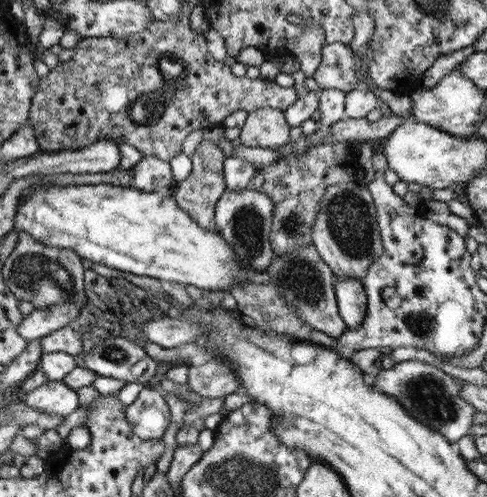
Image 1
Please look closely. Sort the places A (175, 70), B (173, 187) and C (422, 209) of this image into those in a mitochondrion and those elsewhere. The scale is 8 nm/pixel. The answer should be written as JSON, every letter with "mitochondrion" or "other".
{"A":"mitochondrion","B":"other","C":"other"}

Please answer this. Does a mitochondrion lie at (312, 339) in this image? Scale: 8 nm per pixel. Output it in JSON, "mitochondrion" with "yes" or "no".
{"mitochondrion":"no"}

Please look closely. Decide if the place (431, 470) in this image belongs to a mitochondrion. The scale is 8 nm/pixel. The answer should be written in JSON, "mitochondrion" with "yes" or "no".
{"mitochondrion":"no"}

